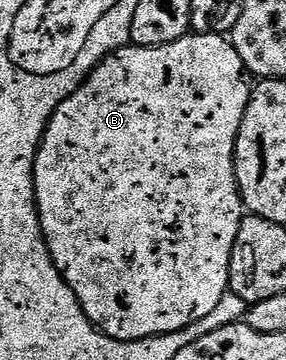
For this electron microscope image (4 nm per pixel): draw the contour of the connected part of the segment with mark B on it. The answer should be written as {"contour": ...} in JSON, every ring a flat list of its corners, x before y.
{"contour":[[190,32,162,46,122,46,104,58,101,65,89,73,81,87,67,100,63,100,63,104,51,116,41,138,41,149,37,151,33,169,41,231,57,270,67,280,71,292,75,292,83,312,107,337,129,342,178,332,210,315,229,290,229,265,243,219,243,203,237,187,233,153,250,93,250,75,243,60,239,60,239,52,235,52,232,41,223,34]]}

